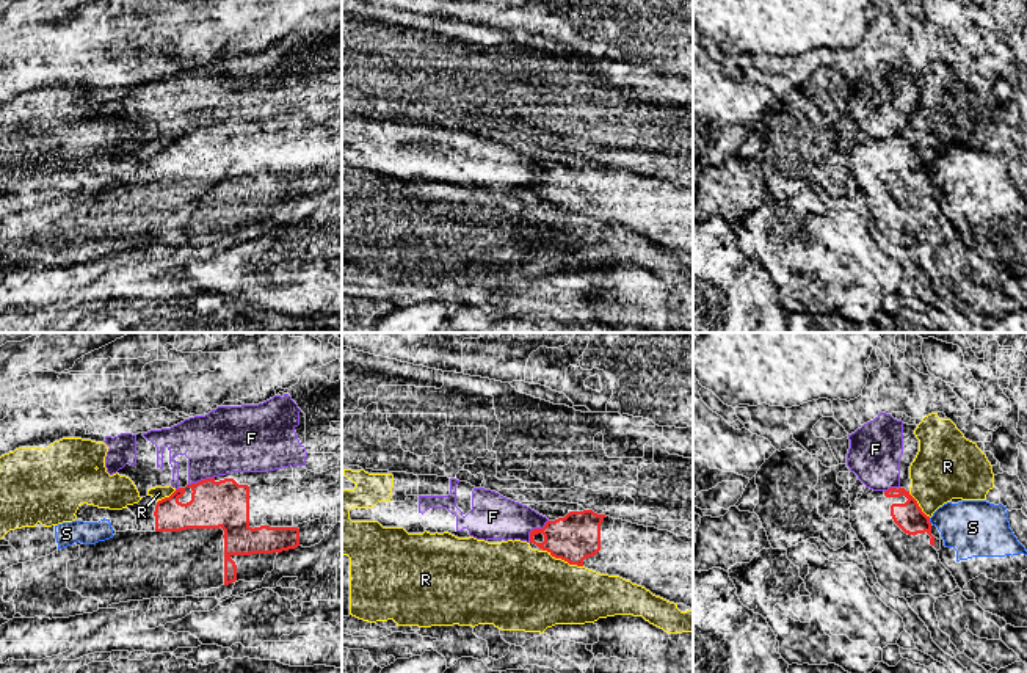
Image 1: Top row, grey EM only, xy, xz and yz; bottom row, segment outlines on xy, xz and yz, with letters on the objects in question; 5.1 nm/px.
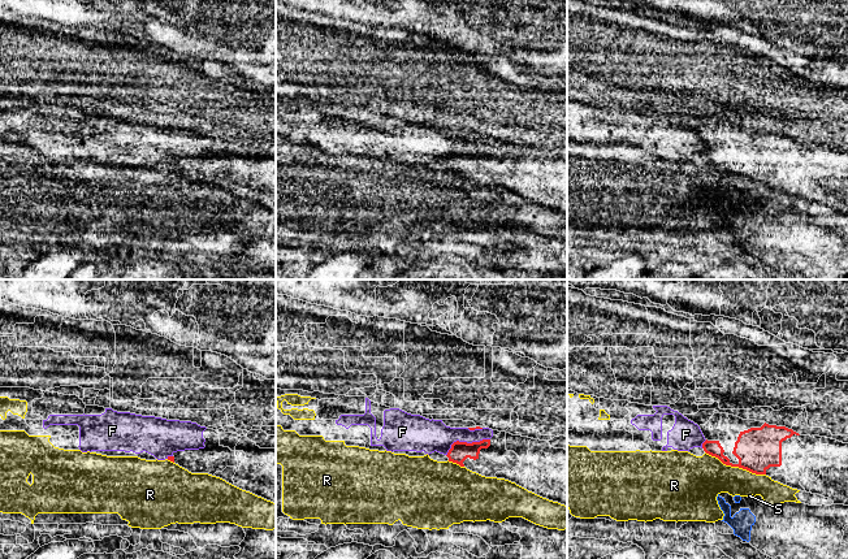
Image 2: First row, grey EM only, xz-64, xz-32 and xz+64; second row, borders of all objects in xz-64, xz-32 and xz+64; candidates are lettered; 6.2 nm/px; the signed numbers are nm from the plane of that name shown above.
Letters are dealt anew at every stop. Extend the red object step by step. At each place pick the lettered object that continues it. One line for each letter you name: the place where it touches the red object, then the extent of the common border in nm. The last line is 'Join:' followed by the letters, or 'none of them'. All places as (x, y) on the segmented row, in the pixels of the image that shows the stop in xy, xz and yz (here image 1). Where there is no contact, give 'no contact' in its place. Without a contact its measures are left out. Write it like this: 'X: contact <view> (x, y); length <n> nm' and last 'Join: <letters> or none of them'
Join: none of them

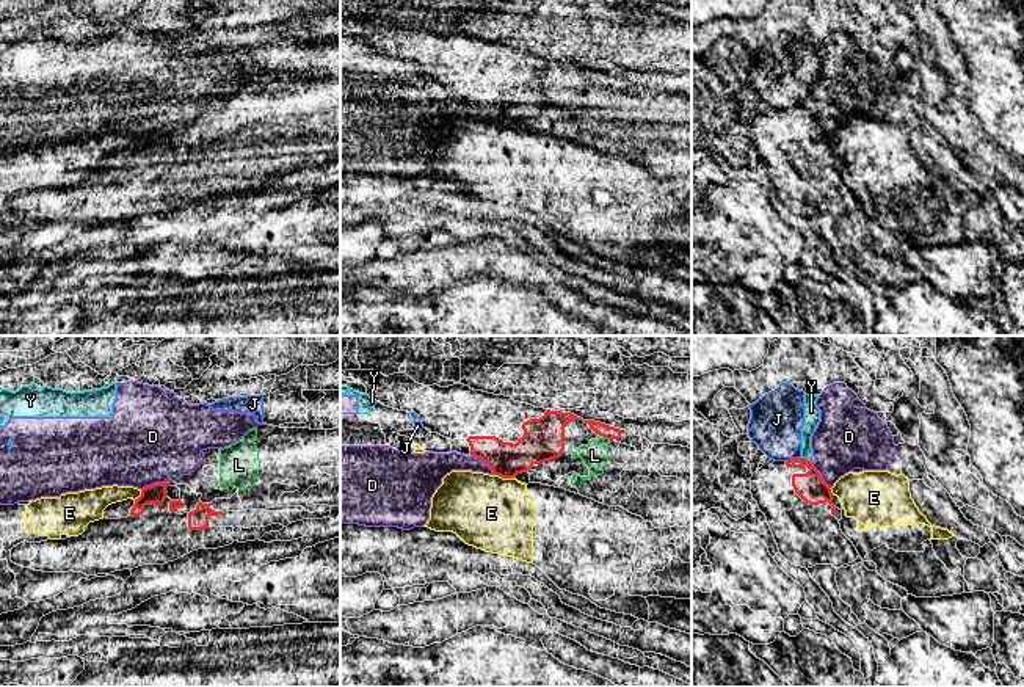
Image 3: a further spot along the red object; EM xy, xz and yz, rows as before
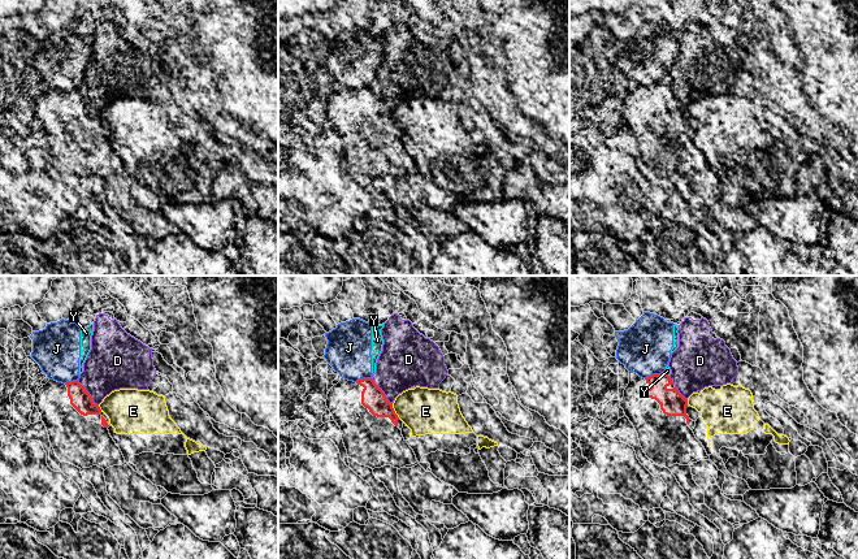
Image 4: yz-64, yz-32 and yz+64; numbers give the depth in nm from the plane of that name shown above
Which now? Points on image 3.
L: contact xz (606, 436); length 30 nm
Join: L

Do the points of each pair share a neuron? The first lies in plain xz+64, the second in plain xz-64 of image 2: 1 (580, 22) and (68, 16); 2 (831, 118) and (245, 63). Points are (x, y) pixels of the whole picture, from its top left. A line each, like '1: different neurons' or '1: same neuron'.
1: different neurons
2: different neurons

